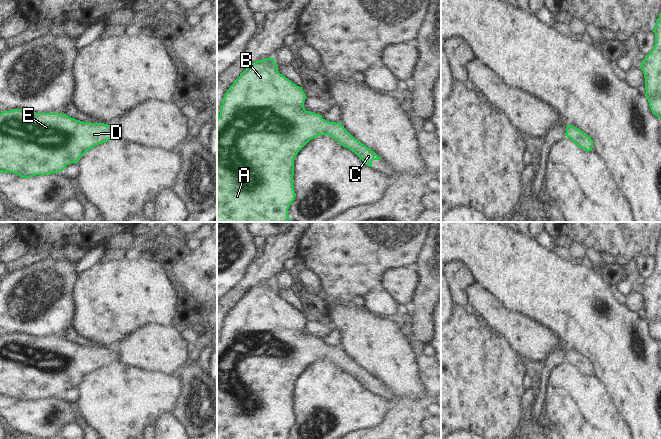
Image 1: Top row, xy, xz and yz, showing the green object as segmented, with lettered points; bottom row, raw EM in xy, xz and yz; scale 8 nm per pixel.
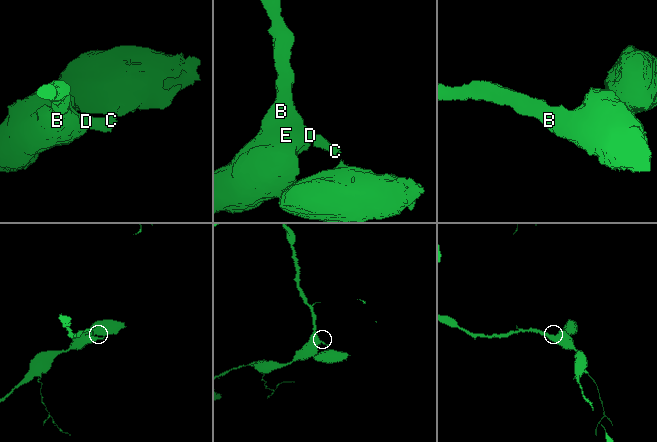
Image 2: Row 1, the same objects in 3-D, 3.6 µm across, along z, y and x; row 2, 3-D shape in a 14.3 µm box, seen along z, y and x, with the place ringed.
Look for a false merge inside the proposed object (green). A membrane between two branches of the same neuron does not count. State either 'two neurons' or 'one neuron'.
one neuron

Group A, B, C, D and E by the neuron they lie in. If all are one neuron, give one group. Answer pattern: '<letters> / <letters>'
A B C D E

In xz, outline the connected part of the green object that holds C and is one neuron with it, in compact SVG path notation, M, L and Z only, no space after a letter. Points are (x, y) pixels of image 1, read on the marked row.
M274 58L250 64L227 90L217 117L217 222L288 222L288 209L296 197L294 159L317 136L331 136L369 167L372 167L373 160L381 159L355 139L340 122L329 122L320 114L306 111L305 99L302 87L279 73Z

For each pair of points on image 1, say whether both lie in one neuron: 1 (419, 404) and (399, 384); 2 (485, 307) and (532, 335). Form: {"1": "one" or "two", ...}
{"1": "two", "2": "one"}

